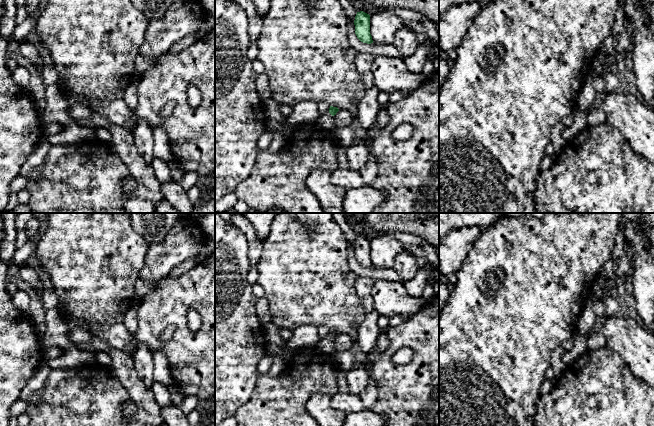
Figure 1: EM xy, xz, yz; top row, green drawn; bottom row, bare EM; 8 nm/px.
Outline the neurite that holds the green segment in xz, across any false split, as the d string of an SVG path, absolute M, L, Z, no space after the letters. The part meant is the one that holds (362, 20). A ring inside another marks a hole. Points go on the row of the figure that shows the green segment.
M360 11L357 12L354 20L355 34L357 38L367 44L373 43L372 36L370 34L370 15Z

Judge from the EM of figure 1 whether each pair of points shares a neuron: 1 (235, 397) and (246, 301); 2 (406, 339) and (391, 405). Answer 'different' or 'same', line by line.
1: same
2: same

